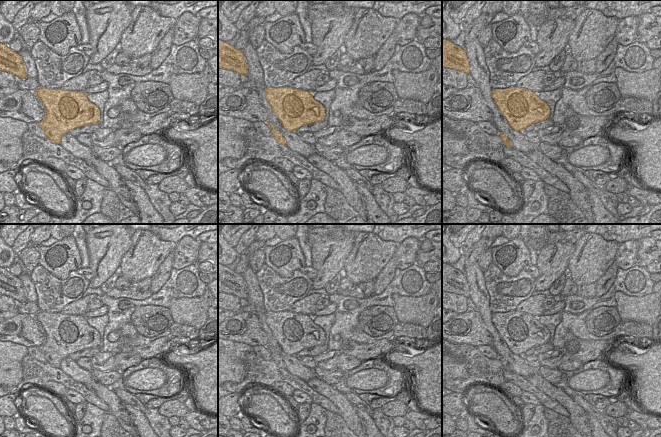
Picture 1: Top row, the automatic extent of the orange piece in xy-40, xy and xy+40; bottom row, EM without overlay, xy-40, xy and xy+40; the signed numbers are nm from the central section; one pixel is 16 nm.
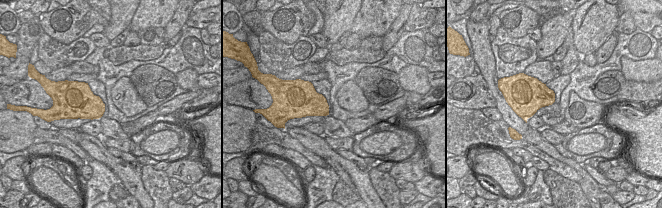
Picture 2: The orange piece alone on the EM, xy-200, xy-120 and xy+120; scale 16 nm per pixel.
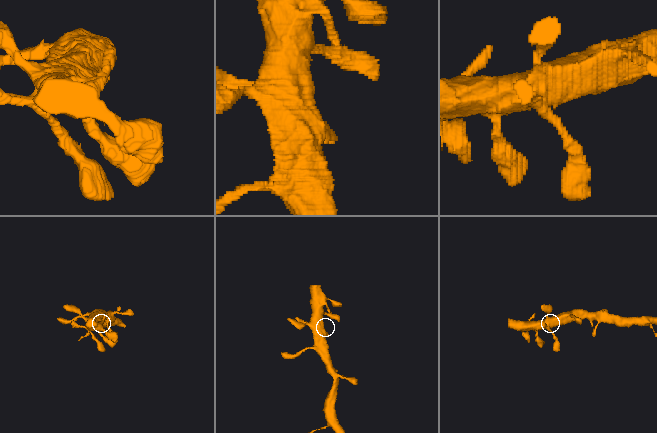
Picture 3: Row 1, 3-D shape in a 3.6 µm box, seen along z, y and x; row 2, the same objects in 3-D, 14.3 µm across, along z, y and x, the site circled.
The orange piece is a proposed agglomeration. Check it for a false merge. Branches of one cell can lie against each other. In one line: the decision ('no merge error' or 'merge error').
no merge error

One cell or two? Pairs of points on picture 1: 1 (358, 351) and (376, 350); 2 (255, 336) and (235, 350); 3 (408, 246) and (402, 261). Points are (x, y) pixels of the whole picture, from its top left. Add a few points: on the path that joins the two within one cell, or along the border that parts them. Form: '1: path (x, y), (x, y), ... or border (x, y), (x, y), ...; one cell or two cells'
1: path (362, 351), (372, 351); one cell
2: border (228, 339), (234, 342), (246, 343), (251, 347); two cells
3: path (407, 250), (404, 257); one cell

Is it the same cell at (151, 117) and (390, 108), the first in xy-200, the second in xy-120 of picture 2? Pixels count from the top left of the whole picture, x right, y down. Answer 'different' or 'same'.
different

